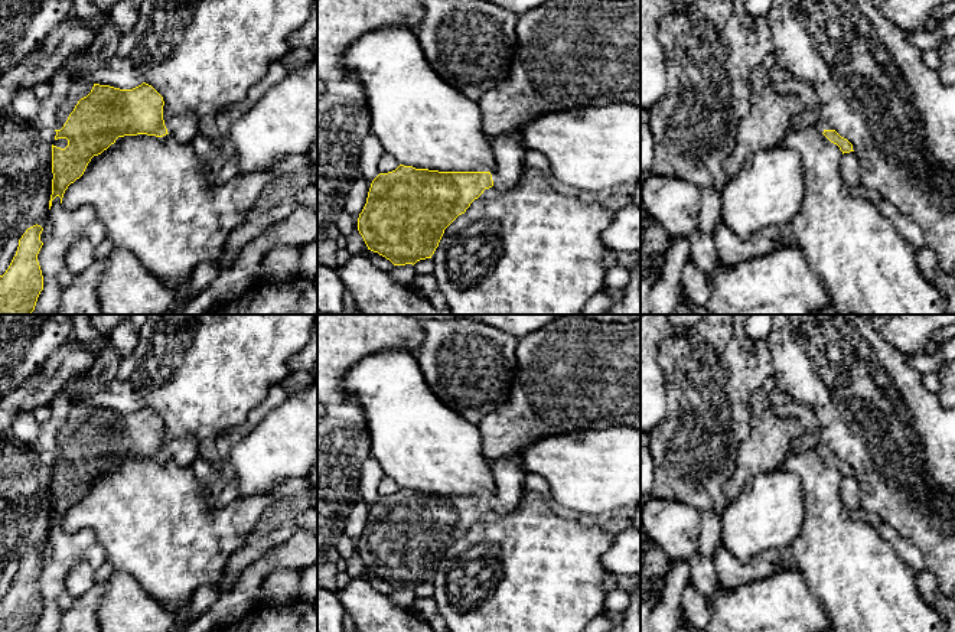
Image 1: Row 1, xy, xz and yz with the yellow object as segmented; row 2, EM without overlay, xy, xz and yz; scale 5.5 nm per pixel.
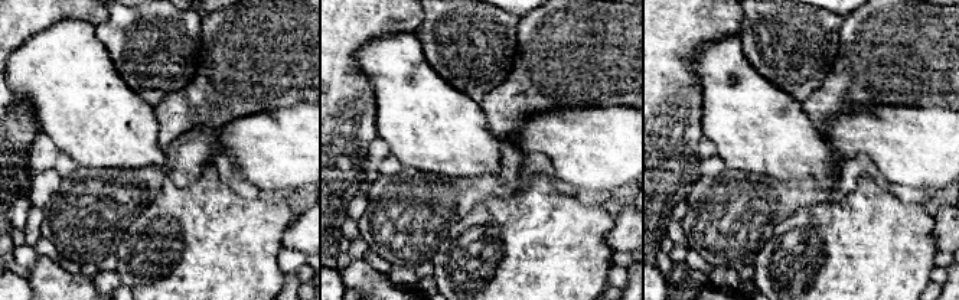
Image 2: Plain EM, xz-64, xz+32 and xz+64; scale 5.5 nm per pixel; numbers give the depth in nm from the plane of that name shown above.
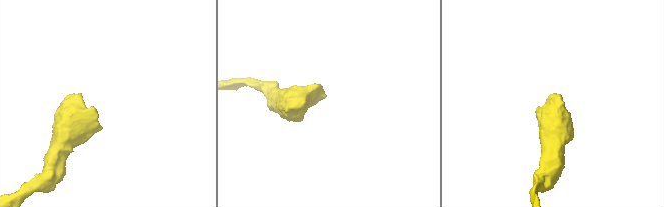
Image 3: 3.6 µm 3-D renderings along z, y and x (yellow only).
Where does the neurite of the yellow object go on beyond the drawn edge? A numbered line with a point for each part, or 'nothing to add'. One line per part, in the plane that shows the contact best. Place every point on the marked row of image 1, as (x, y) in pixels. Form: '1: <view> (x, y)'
1: xz (508, 150)

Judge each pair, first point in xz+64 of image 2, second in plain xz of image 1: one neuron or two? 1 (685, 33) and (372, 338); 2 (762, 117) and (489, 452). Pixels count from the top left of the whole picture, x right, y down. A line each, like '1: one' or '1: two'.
1: one
2: two

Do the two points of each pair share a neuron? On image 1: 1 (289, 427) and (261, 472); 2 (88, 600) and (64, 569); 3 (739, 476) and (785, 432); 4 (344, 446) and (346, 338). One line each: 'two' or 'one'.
1: one
2: two
3: one
4: one

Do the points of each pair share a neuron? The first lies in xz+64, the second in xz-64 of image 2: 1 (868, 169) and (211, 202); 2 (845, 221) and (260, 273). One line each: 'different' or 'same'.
1: different
2: same

